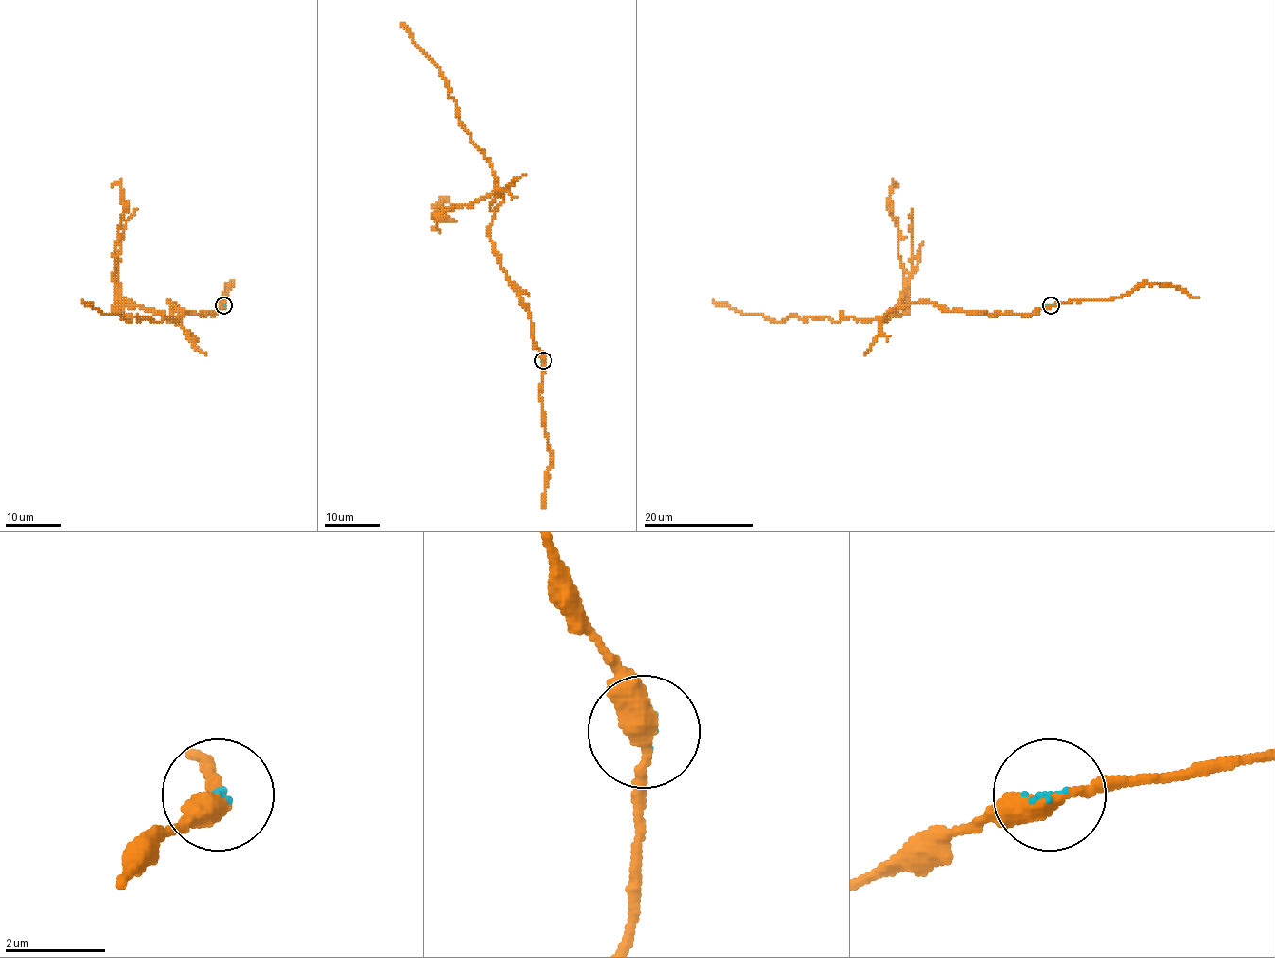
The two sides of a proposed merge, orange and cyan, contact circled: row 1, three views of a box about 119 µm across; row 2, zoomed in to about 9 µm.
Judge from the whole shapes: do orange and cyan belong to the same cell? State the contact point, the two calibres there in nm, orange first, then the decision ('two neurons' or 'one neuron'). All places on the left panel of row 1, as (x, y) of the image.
(223, 305) | 360/120 nm | two neurons

